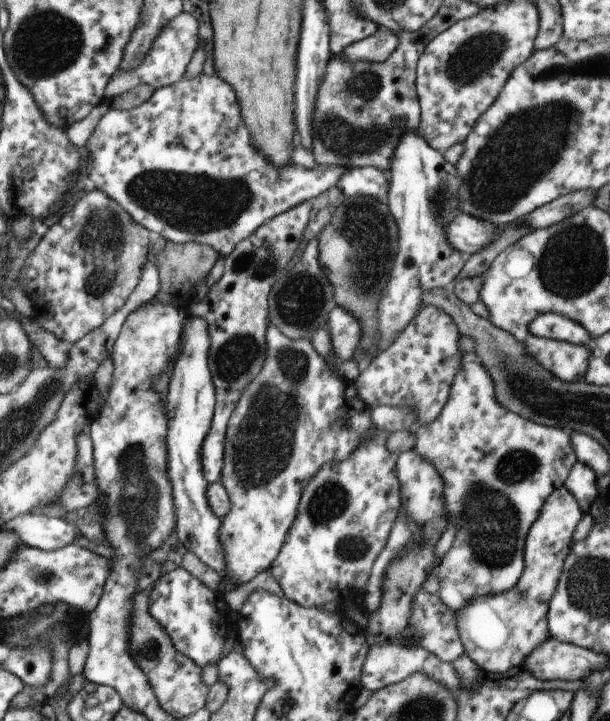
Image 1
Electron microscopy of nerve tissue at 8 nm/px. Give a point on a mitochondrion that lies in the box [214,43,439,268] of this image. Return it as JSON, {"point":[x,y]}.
{"point":[342,139]}

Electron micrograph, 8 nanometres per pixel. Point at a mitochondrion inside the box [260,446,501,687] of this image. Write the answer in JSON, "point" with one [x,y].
{"point":[327,502]}

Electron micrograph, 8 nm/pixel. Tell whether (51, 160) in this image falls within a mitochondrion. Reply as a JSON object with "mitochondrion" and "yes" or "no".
{"mitochondrion":"no"}

